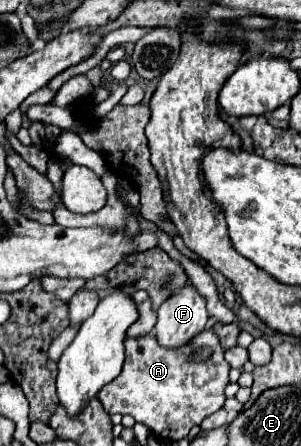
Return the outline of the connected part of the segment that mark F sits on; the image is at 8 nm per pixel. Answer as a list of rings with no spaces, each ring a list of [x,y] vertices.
[[[184,286],[172,294],[158,310],[154,336],[164,348],[186,346],[206,328],[206,300],[192,286]]]

